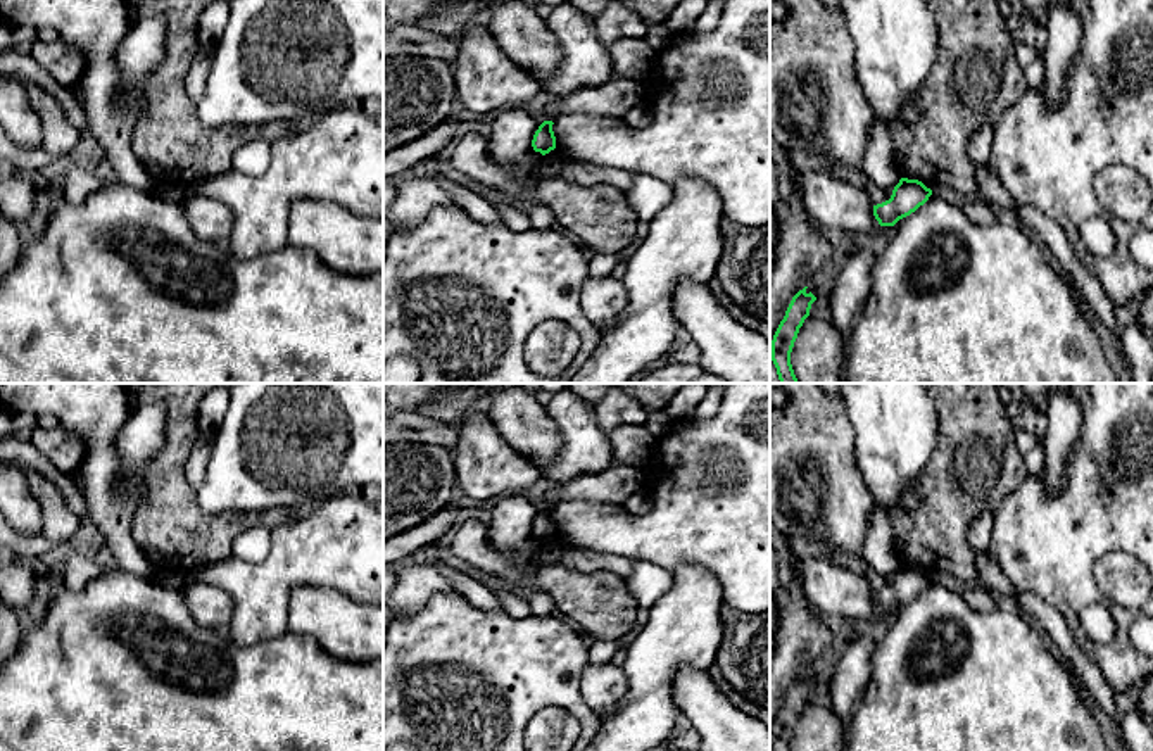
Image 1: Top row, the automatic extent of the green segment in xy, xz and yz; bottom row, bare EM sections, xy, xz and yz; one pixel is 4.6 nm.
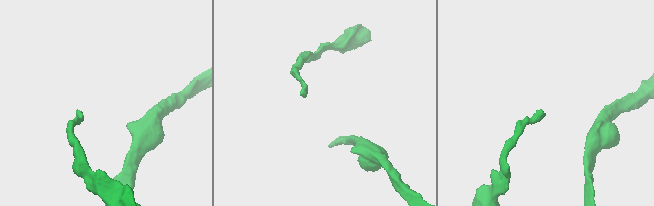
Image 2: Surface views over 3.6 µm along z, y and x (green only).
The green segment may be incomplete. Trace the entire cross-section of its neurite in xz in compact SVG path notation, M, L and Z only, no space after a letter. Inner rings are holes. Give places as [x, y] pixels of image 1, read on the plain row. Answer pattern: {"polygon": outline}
{"polygon": "M544 508L533 521L532 533L542 542L556 535L556 523L552 518L552 508Z"}

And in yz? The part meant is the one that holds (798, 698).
{"polygon": "M804 673L792 684L785 697L785 703L773 722L772 727L773 751L791 751L791 739L797 725L799 715L810 703L811 691L816 687L816 684L811 678L808 680L806 675L808 673Z"}

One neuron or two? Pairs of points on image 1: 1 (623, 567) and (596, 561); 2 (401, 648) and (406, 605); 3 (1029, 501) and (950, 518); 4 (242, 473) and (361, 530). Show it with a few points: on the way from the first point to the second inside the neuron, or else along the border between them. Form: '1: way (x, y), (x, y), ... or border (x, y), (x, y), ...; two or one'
1: way (617, 563), (603, 561); one
2: border (437, 594), (401, 620); two
3: border (1024, 479), (993, 511); two
4: border (354, 487), (342, 489), (316, 504); two

